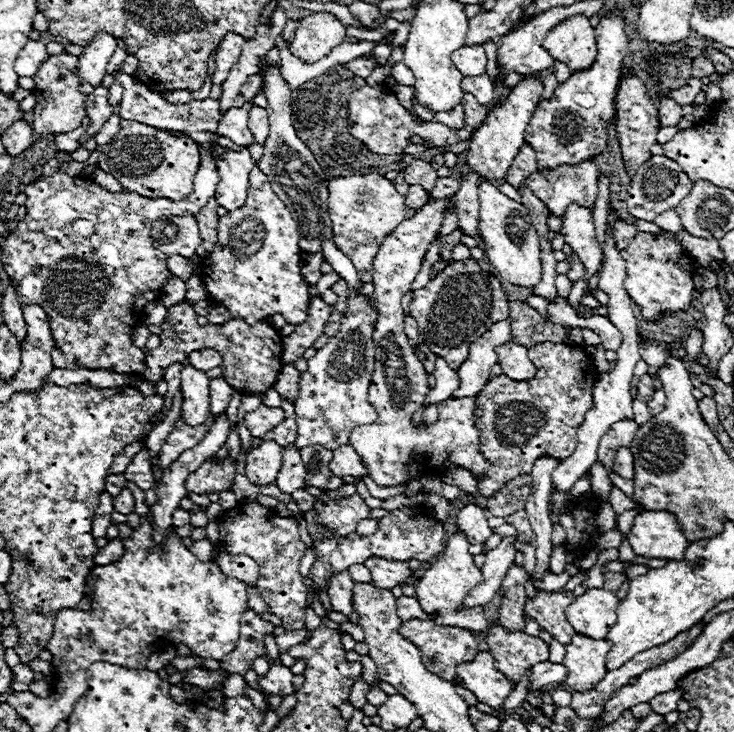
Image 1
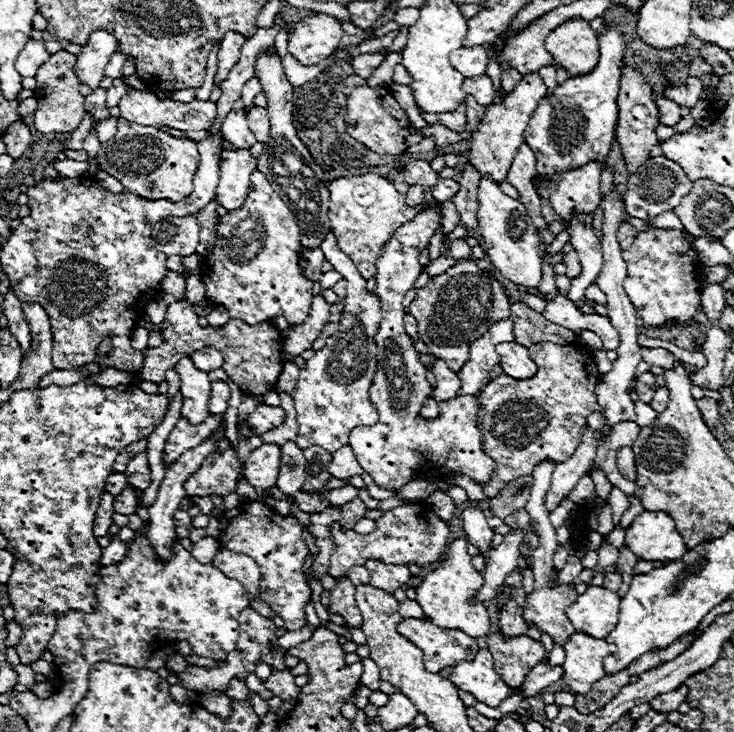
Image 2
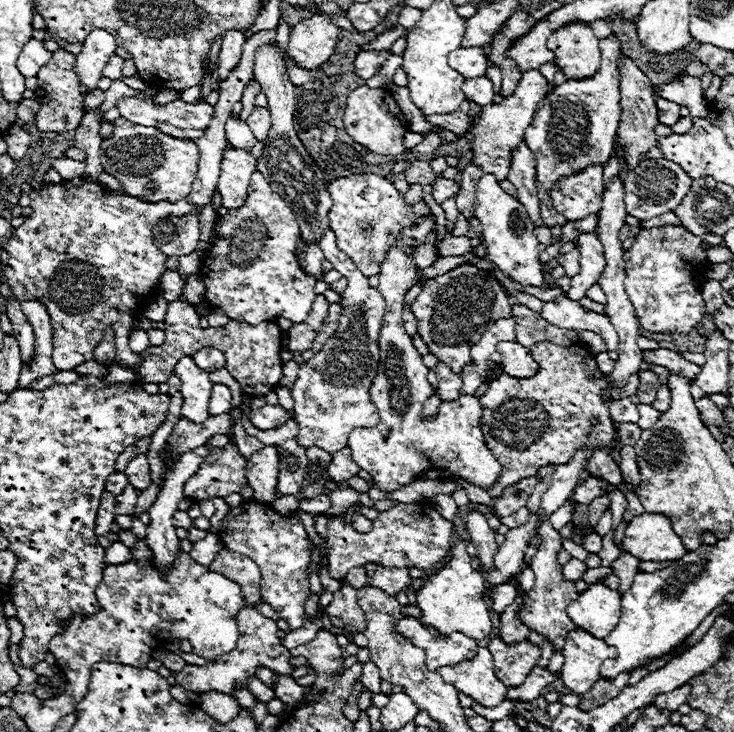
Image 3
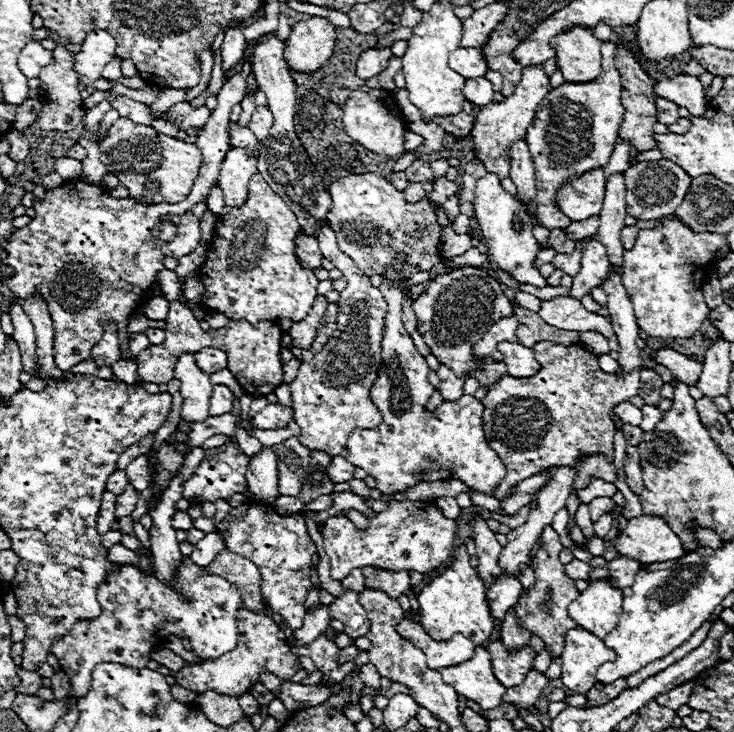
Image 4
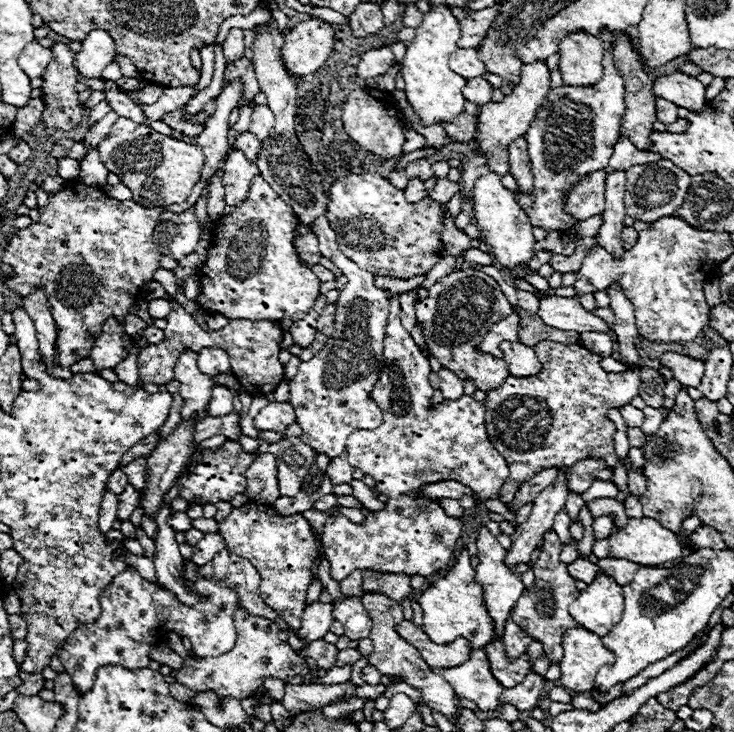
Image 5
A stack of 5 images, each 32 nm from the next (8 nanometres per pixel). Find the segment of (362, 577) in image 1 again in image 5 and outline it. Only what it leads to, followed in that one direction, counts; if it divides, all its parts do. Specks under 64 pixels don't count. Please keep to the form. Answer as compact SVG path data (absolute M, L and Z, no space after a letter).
M356 570L348 578L344 578L340 582L340 590L344 596L362 596L362 574L360 574L360 570Z

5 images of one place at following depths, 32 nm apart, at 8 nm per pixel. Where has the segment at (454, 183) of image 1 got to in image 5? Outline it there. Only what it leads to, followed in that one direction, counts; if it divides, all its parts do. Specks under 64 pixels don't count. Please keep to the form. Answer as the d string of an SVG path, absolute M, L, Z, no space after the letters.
M438 178L434 188L428 192L428 198L430 200L436 200L438 204L444 204L448 202L452 196L458 194L460 191L460 184L457 182L452 182L447 178Z

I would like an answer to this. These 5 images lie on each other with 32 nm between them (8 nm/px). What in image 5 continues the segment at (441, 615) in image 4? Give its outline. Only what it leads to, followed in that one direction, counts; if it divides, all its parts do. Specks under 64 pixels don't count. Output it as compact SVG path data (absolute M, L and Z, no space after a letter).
M462 548L452 570L448 570L446 576L436 580L420 596L418 602L424 610L424 632L428 632L432 642L450 644L452 640L464 636L472 644L472 650L476 650L476 648L484 648L494 640L492 618L488 616L482 604L482 590L480 584L474 582L474 578L476 578L476 570L470 564L470 554L466 552L466 548Z

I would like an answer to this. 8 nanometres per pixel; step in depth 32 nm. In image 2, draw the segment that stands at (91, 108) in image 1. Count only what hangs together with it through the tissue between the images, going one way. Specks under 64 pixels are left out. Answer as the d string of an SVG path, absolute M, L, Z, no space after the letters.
M96 88L84 100L84 108L88 108L88 112L94 114L96 122L102 122L108 118L108 110L104 108L104 102L106 102L106 90L102 90L102 88Z

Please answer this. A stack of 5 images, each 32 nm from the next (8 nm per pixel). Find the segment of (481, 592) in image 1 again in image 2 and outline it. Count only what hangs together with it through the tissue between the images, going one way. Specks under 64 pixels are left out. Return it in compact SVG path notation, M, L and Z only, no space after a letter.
M512 530L508 536L504 536L504 542L492 550L490 562L482 570L484 586L476 594L476 600L488 602L494 598L498 586L502 586L506 576L518 568L518 560L522 558L522 546L524 530Z

